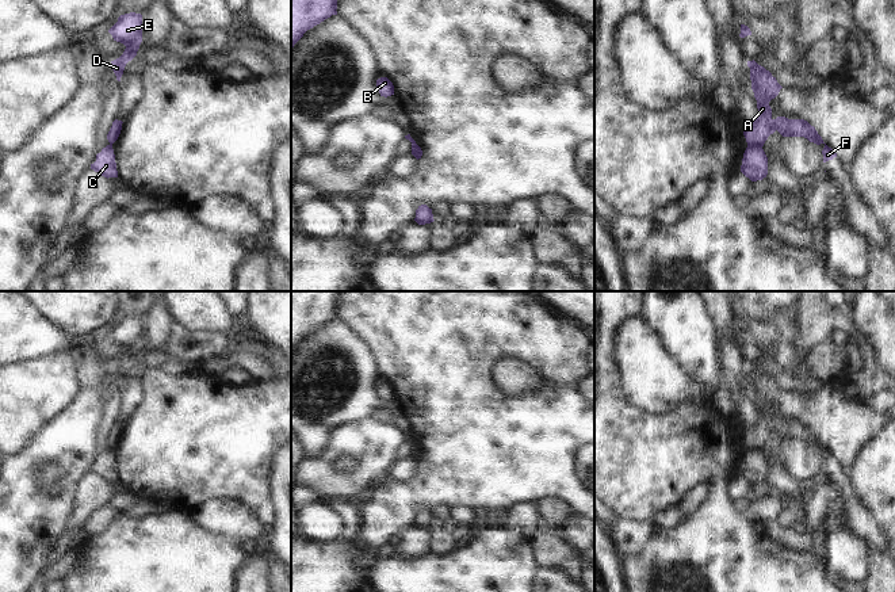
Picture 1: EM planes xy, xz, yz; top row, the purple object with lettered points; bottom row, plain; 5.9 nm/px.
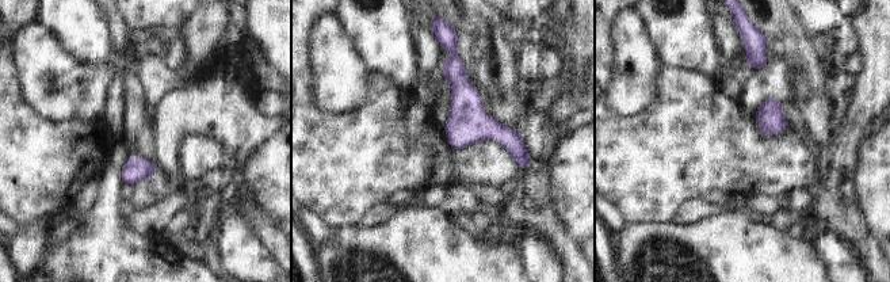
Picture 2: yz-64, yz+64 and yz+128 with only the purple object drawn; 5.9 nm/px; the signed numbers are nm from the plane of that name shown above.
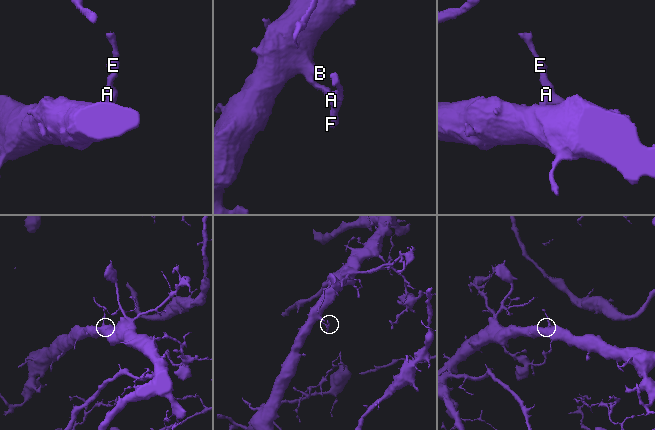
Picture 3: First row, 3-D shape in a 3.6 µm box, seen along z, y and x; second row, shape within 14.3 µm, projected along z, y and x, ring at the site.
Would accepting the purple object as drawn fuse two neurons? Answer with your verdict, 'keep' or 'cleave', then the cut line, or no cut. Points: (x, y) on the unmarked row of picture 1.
cleave | yz (748, 447), (761, 450)

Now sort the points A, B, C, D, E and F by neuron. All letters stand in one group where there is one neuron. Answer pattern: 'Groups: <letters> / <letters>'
Groups: A D E F / B C.

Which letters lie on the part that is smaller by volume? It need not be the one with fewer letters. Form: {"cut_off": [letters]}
{"cut_off": ["A", "D", "E", "F"]}

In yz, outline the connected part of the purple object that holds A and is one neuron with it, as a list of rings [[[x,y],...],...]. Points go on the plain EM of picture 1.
[[[754,363],[747,364],[747,370],[750,371],[751,393],[758,412],[757,421],[743,434],[747,448],[764,450],[768,440],[777,434],[783,440],[804,440],[816,448],[823,447],[823,466],[837,461],[835,454],[823,446],[815,431],[807,424],[788,423],[785,420],[772,421],[769,405],[779,398],[783,390],[769,374]]]

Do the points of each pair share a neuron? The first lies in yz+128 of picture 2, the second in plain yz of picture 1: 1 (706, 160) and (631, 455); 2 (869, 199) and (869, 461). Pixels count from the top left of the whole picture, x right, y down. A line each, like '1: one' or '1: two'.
1: one
2: one

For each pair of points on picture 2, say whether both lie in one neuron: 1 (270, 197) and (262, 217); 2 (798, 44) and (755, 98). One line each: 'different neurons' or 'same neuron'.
1: different neurons
2: different neurons

